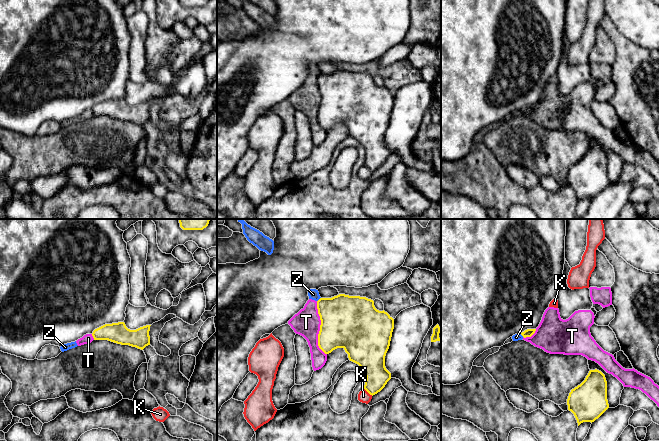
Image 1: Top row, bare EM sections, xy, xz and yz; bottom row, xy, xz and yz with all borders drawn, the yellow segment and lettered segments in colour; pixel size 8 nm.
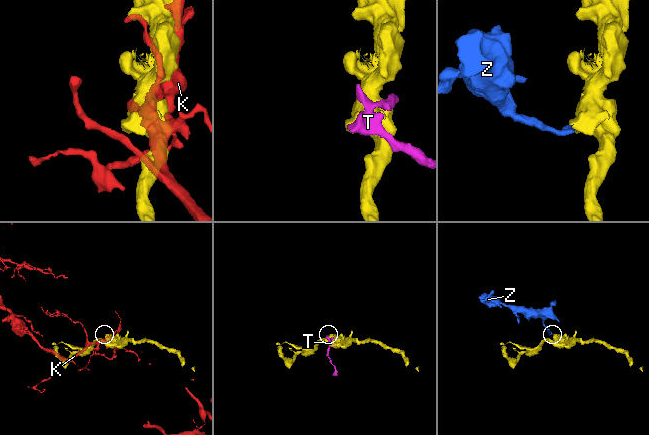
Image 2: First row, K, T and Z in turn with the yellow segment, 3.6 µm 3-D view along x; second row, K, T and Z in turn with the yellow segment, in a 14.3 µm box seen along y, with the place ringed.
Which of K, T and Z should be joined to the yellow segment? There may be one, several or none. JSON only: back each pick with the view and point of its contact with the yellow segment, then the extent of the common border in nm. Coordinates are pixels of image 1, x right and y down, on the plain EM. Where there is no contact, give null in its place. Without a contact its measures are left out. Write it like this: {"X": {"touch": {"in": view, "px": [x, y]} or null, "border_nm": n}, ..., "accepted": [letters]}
{"accepted": []}

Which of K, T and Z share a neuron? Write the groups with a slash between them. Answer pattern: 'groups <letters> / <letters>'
groups K / T Z

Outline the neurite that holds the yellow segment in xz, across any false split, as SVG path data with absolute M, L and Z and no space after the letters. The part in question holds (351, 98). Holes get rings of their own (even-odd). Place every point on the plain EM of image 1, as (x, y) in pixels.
M345 70L320 74L317 85L321 96L319 124L325 130L343 124L349 136L358 140L365 149L364 165L372 172L380 168L391 155L391 149L385 143L385 132L390 122L394 95L384 86L377 86L373 76Z

